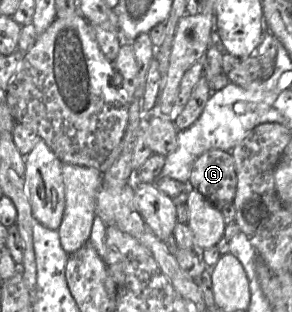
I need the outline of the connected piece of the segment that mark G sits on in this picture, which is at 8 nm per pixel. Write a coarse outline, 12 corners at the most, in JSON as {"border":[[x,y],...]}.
{"border":[[211,149],[192,165],[188,185],[219,209],[233,202],[231,152]]}

